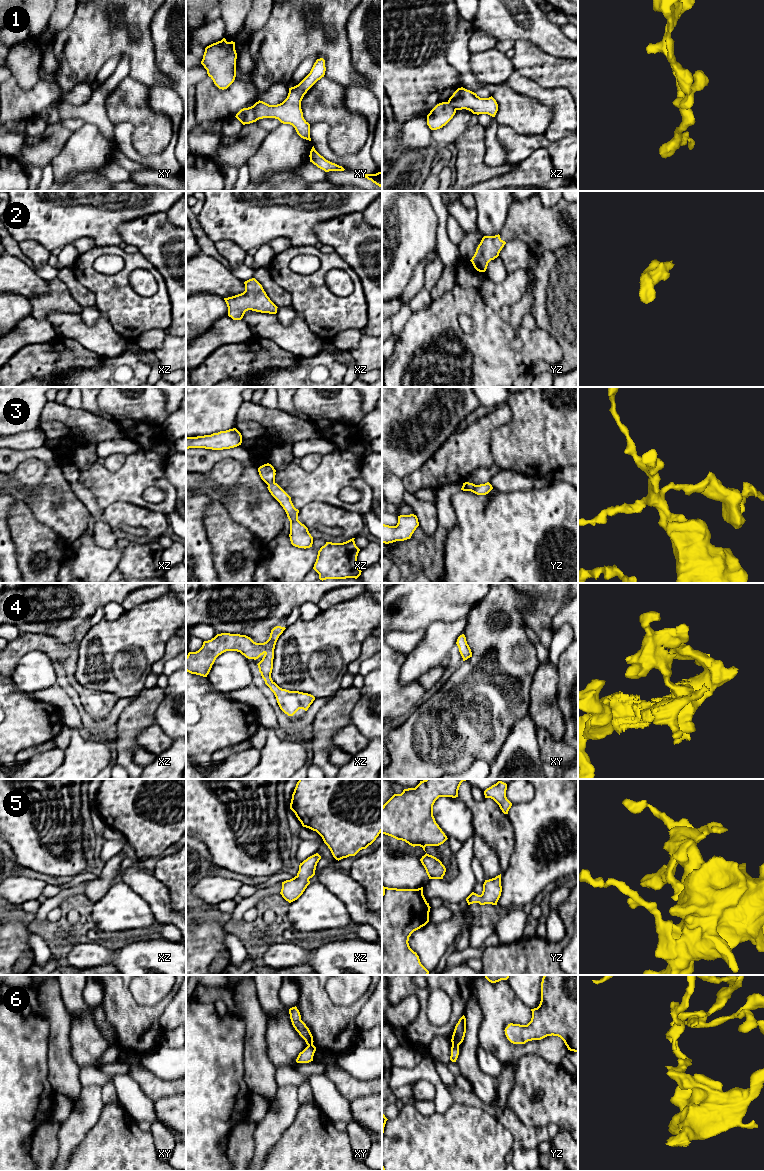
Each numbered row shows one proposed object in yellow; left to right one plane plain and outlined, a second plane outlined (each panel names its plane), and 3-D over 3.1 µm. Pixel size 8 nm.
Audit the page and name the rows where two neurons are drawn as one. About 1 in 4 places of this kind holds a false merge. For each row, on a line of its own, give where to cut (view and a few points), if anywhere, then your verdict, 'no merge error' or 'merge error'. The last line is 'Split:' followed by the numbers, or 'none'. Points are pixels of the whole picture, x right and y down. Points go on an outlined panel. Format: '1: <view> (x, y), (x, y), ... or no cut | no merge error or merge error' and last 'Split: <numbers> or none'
1: xy (253, 105), (257, 119) | merge error
2: no cut | no merge error
3: no cut | no merge error
4: no cut | no merge error
5: no cut | no merge error
6: yz (452, 1044), (458, 1046) | merge error
Split: 1, 6

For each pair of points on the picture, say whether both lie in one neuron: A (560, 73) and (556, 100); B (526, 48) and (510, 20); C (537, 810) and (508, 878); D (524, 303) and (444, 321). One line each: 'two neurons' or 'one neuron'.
A: two neurons
B: two neurons
C: one neuron
D: two neurons

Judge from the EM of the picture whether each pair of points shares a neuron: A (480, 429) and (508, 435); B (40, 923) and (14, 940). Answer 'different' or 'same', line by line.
A: different
B: same

